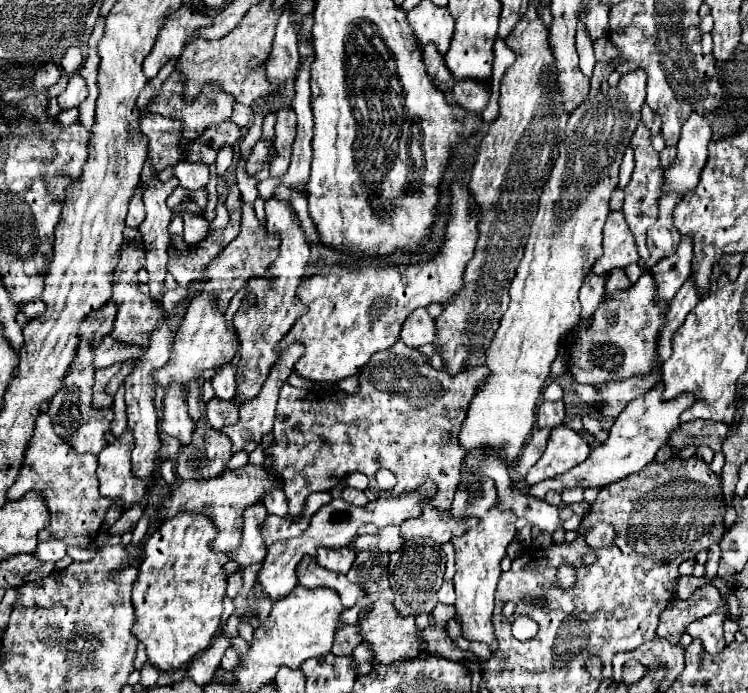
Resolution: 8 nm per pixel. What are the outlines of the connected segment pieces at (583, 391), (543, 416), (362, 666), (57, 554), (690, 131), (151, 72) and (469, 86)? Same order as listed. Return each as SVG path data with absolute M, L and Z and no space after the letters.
M573 382L573 390L575 394L583 400L583 402L595 402L597 400L597 392L591 384L579 384L579 382Z
M541 400L541 404L537 406L537 426L543 428L555 428L559 424L563 424L565 420L565 406L563 406L563 400L557 400L557 402L547 402L547 400Z
M359 644L355 650L353 650L353 656L355 656L355 664L359 668L361 674L369 674L373 664L375 664L375 652L369 644Z
M51 540L51 542L41 542L35 550L35 558L41 562L57 562L63 556L67 556L67 544L63 540Z
M691 114L683 124L681 140L677 144L677 158L663 170L663 190L685 196L699 184L699 172L707 160L707 146L711 140L711 128L705 116Z
M189 4L181 6L177 12L173 12L165 20L165 24L163 24L159 36L157 36L157 42L155 42L151 54L143 62L145 76L147 78L157 76L157 72L161 70L161 66L167 60L171 60L175 56L181 56L183 46L189 40L189 36L193 36L193 32L197 28L211 26L211 22L213 20L211 20L209 14L203 14L203 12L199 12L197 8L193 8Z
M471 80L455 82L455 86L453 86L453 100L463 110L479 116L485 110L485 106L487 106L489 86L487 84L479 84L475 80L473 82Z

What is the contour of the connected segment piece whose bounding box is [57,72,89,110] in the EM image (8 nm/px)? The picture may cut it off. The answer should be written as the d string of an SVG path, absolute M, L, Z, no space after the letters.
M75 72L75 74L69 78L67 88L59 94L57 102L59 102L59 106L61 106L63 110L67 110L67 108L79 106L87 96L89 96L89 90L87 90L85 80Z

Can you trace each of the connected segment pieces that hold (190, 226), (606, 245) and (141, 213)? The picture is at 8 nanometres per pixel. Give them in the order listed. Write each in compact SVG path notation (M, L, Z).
M183 214L185 218L185 242L191 244L199 244L209 233L210 223L205 218L199 216L191 216L191 214Z
M613 210L605 222L605 238L603 238L603 256L595 262L595 274L607 274L613 268L625 268L639 260L637 244L633 240L631 230L625 224L623 212Z
M137 188L135 190L137 194L135 194L135 200L131 200L131 204L129 204L129 212L127 212L127 220L125 220L125 224L129 226L129 228L137 228L143 220L145 220L145 208L143 208L143 200L141 200L141 190Z

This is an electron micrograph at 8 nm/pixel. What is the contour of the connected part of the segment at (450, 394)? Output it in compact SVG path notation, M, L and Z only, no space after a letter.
M401 340L395 342L395 346L391 346L389 350L383 350L383 352L377 352L369 364L363 366L361 374L359 374L359 394L355 396L345 396L345 392L313 392L313 390L301 390L301 388L293 388L289 384L285 384L281 388L281 396L279 396L279 404L277 404L277 418L275 418L275 428L273 428L273 436L277 438L277 442L269 448L269 452L273 454L273 470L283 478L285 482L285 494L287 494L287 500L289 500L289 514L287 514L287 520L291 522L297 522L301 516L303 516L303 506L305 506L305 500L309 494L313 492L327 492L331 488L337 486L345 476L351 474L351 472L361 472L369 478L369 486L371 490L377 494L377 496L383 496L383 490L379 490L377 482L375 482L375 472L379 468L387 468L395 474L397 478L397 484L391 492L385 492L385 496L397 496L397 494L403 494L403 492L411 492L415 490L417 486L423 484L425 478L431 478L435 480L435 484L439 484L439 492L435 494L435 500L431 500L431 504L435 504L437 508L445 508L449 510L451 508L451 500L453 500L453 494L457 490L457 484L461 480L461 464L463 464L463 458L467 456L467 450L459 444L459 432L461 432L461 424L467 416L467 408L477 392L477 386L481 380L485 380L489 376L489 368L487 366L479 366L479 368L465 368L459 376L447 376L447 372L443 372L443 368L435 370L429 366L427 358L419 354L419 350L415 348L407 348Z

